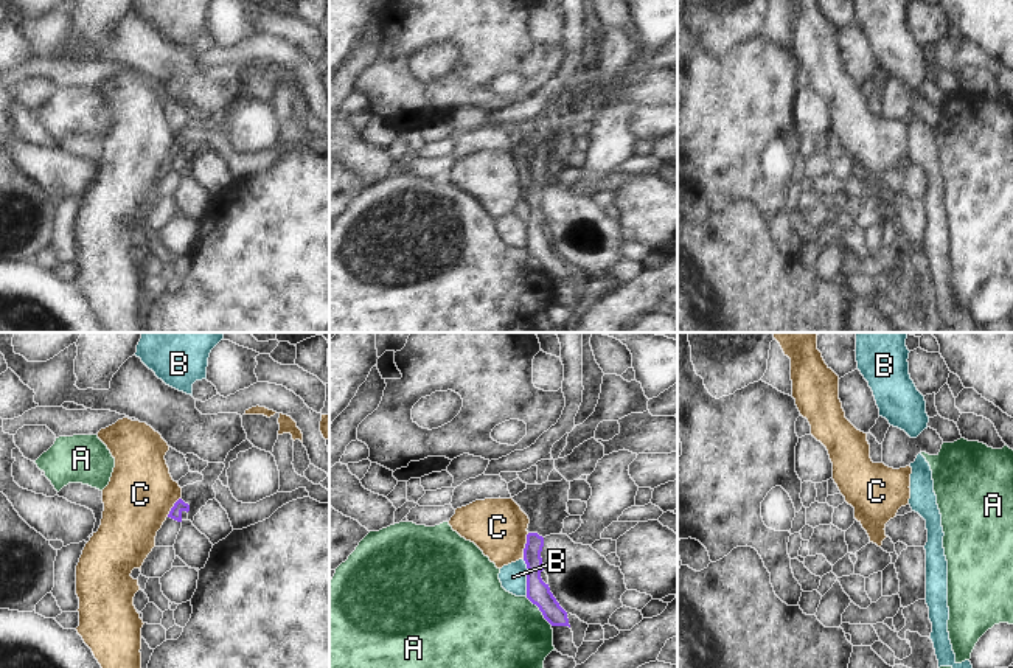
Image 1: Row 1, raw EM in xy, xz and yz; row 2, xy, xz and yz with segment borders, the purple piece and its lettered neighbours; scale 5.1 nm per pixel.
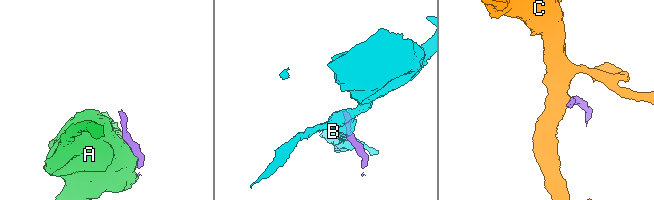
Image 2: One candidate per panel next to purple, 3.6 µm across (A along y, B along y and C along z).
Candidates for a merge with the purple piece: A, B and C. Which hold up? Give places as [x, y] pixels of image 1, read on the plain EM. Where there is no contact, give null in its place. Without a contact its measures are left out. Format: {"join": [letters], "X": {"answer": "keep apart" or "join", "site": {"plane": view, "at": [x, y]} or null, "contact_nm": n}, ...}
{"join": [], "A": {"answer": "keep apart", "site": {"plane": "xz", "at": [539, 261]}, "contact_nm": 200}, "B": {"answer": "keep apart", "site": {"plane": "xz", "at": [527, 230]}, "contact_nm": 190}, "C": {"answer": "keep apart", "site": {"plane": "xz", "at": [525, 198]}, "contact_nm": 140}}

